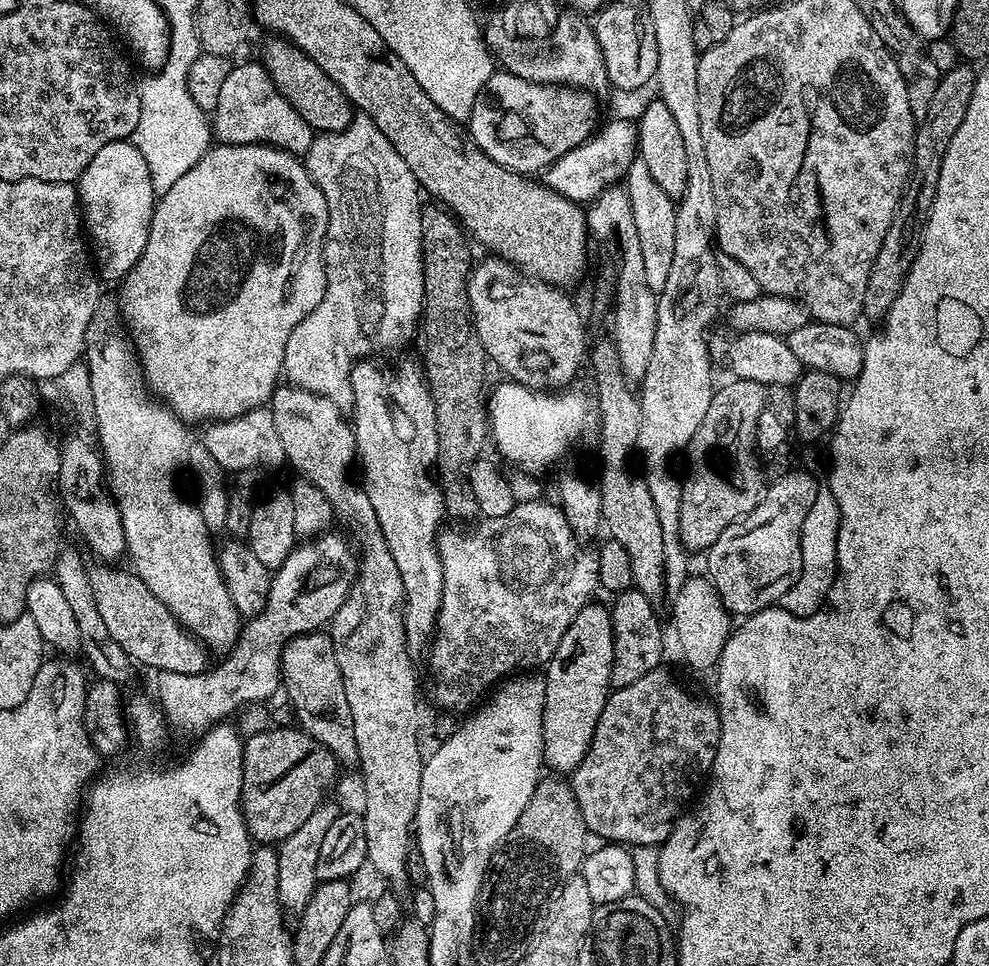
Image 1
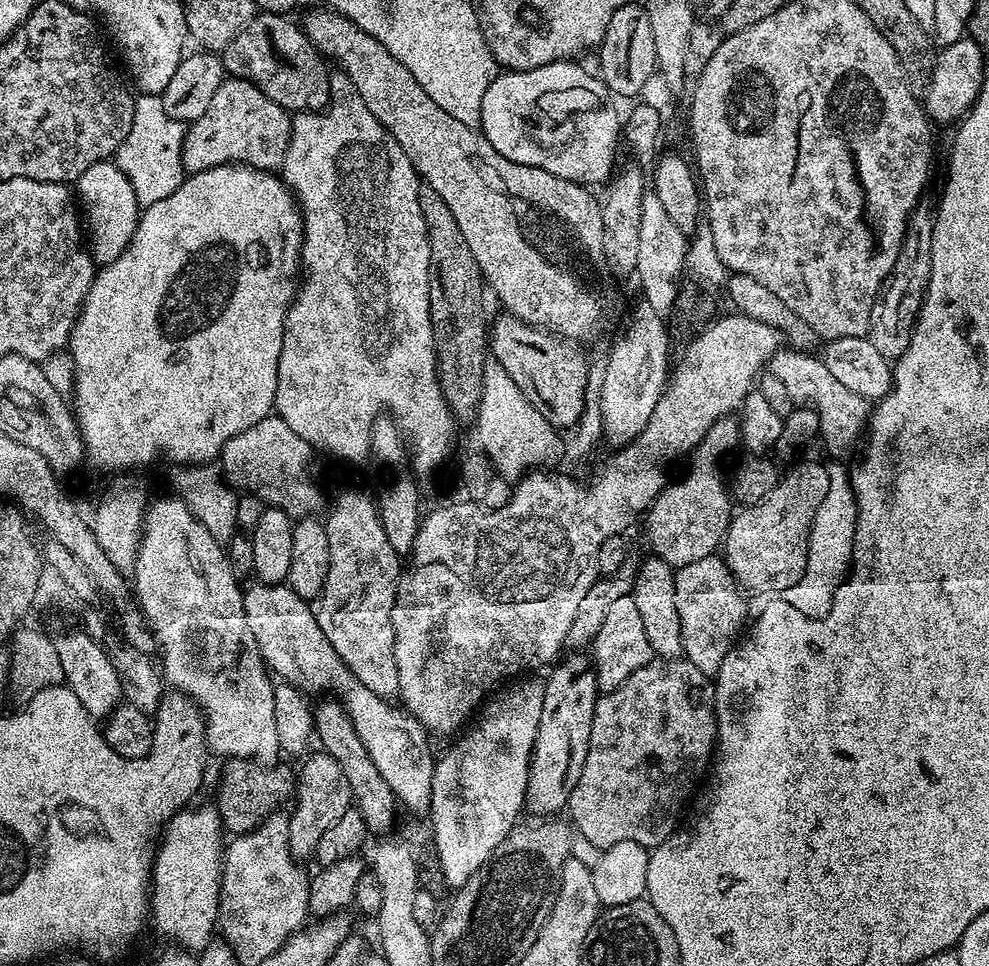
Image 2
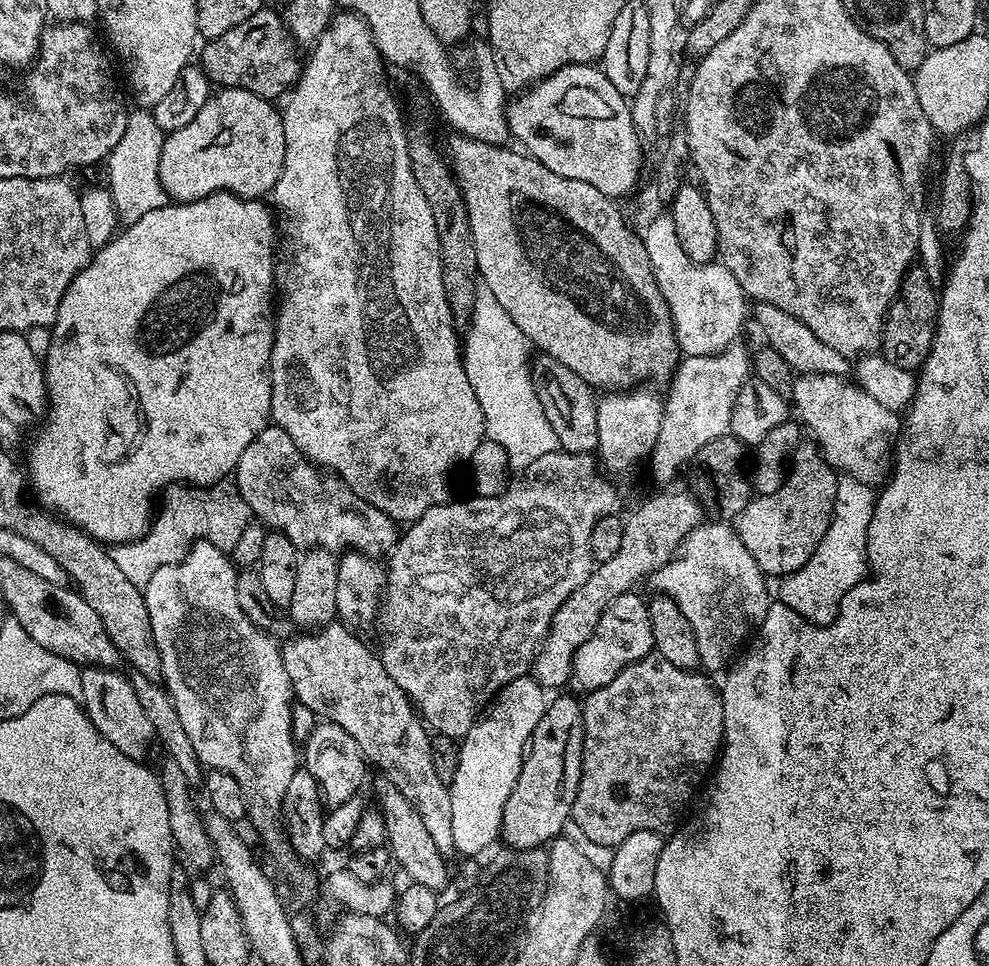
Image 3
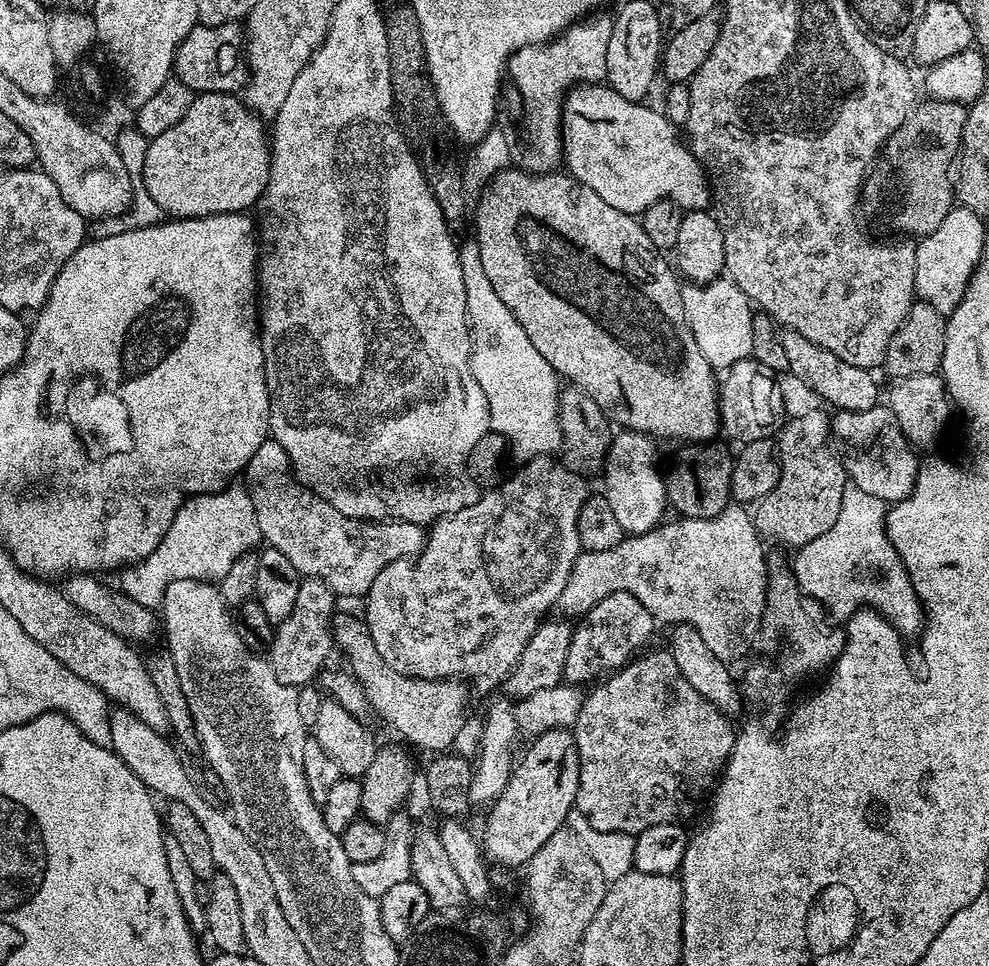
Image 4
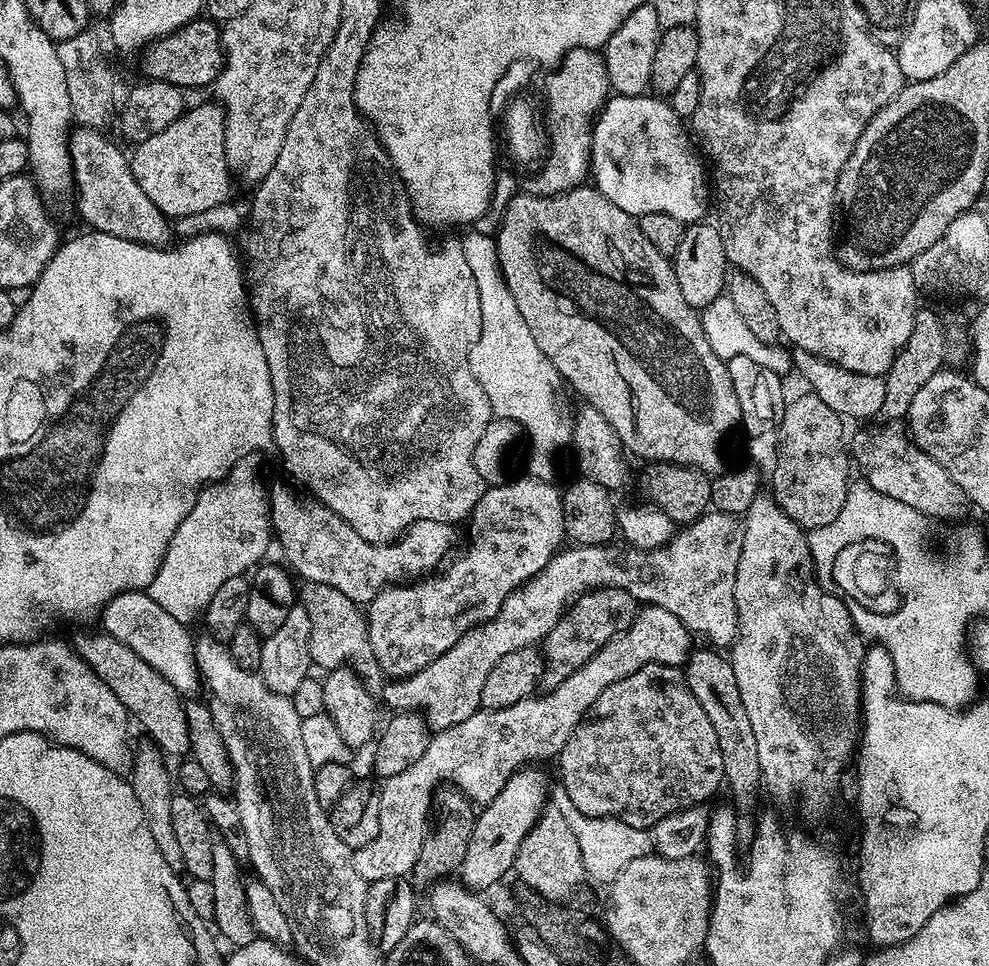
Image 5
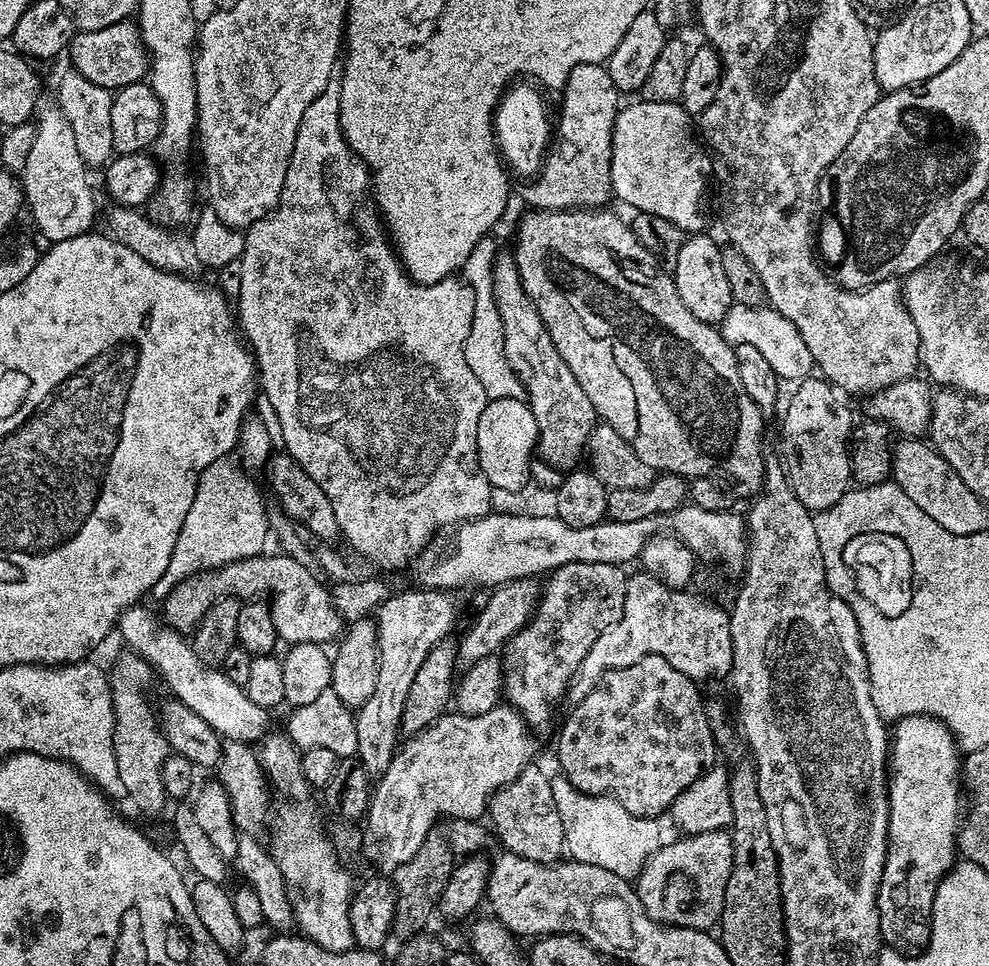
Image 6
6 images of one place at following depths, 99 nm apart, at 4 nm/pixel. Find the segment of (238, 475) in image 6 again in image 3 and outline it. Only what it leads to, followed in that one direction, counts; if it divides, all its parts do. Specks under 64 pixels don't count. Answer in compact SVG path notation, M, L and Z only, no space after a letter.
M183 482L170 484L164 489L152 525L141 540L130 540L127 544L113 544L110 551L122 574L144 589L150 582L154 570L167 564L177 564L198 540L231 550L250 521L248 503L241 498L235 487L209 486L198 488Z

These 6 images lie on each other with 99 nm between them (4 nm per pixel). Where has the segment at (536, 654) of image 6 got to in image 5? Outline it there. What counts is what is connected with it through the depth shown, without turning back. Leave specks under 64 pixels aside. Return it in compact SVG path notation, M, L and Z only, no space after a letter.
M593 588L583 596L577 596L542 642L543 687L550 689L566 682L566 678L570 678L570 674L574 674L574 670L578 670L591 656L598 654L606 642L627 630L637 615L638 602L621 588Z

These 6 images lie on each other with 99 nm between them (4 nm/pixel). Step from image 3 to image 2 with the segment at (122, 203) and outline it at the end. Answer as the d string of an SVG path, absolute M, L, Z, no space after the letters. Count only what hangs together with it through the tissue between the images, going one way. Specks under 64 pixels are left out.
M136 96L134 122L130 122L130 134L118 146L114 153L114 162L130 178L134 194L141 209L155 208L162 198L170 198L174 190L183 182L186 175L184 167L184 133L186 124L183 120L170 118L162 106L160 96Z

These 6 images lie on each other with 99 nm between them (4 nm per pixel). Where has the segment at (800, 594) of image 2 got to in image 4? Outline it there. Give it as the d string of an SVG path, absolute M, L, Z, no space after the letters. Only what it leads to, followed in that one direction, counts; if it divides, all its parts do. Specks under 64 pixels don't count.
M849 483L842 494L842 510L838 510L838 518L824 534L809 544L800 545L791 571L798 574L800 590L805 596L812 596L833 613L836 611L841 618L847 618L867 606L886 617L901 637L915 637L926 617L912 579L888 541L884 530L885 515L885 501Z

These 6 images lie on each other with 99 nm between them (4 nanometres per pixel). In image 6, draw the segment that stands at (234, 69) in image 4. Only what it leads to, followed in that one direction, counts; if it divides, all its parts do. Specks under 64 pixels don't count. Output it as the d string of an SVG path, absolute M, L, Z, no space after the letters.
M131 19L118 22L114 26L102 26L102 30L77 31L68 43L66 56L72 59L71 67L75 71L90 78L94 86L109 90L141 83L150 71L148 47L140 36L139 27Z

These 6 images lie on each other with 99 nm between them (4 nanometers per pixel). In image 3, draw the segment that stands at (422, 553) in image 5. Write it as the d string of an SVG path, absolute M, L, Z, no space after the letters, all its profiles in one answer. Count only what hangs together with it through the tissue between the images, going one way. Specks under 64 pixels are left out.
M275 426L263 428L258 438L254 438L254 442L242 450L242 458L238 458L236 463L234 487L248 503L248 511L257 521L269 529L286 534L286 538L290 538L300 550L325 548L327 552L336 554L344 549L356 549L367 552L369 556L379 557L383 548L391 549L398 539L397 521L382 514L382 510L370 506L370 502L352 491L343 480L321 471L298 450L294 438L290 438L286 430Z

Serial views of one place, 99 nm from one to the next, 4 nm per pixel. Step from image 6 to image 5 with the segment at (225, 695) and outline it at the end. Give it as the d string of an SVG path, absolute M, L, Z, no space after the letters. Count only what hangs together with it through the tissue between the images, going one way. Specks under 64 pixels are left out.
M147 591L119 592L117 596L108 599L103 605L104 612L103 631L113 636L118 642L130 646L142 662L154 666L170 686L174 686L178 693L192 696L199 691L199 672L196 668L195 641L189 632L183 628L177 617L171 616L154 598L150 598Z

